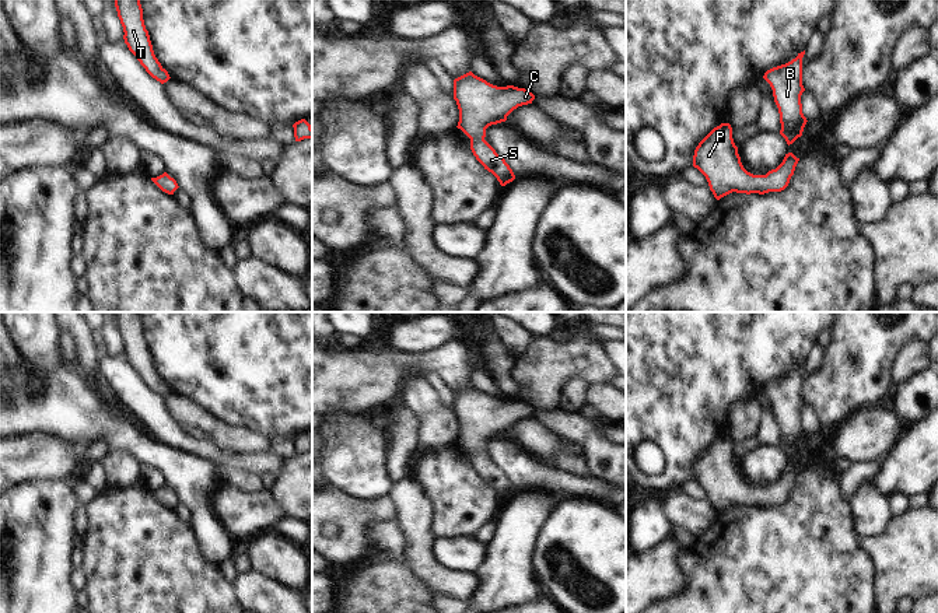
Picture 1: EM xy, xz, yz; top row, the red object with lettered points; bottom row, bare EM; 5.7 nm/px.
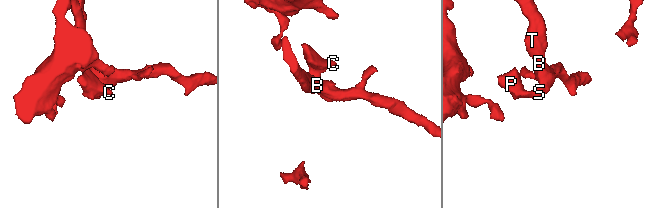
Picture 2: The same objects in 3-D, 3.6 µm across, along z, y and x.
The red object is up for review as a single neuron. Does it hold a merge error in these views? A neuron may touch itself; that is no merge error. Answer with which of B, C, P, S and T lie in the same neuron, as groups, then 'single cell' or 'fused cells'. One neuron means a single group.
groups B C P S T; single cell

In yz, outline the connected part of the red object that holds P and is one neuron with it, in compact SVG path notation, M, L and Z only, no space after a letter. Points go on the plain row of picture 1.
M729 437L714 441L699 456L693 469L693 480L706 490L717 514L732 505L746 508L781 505L788 500L798 474L799 472L788 466L783 476L766 488L748 486L741 476Z

